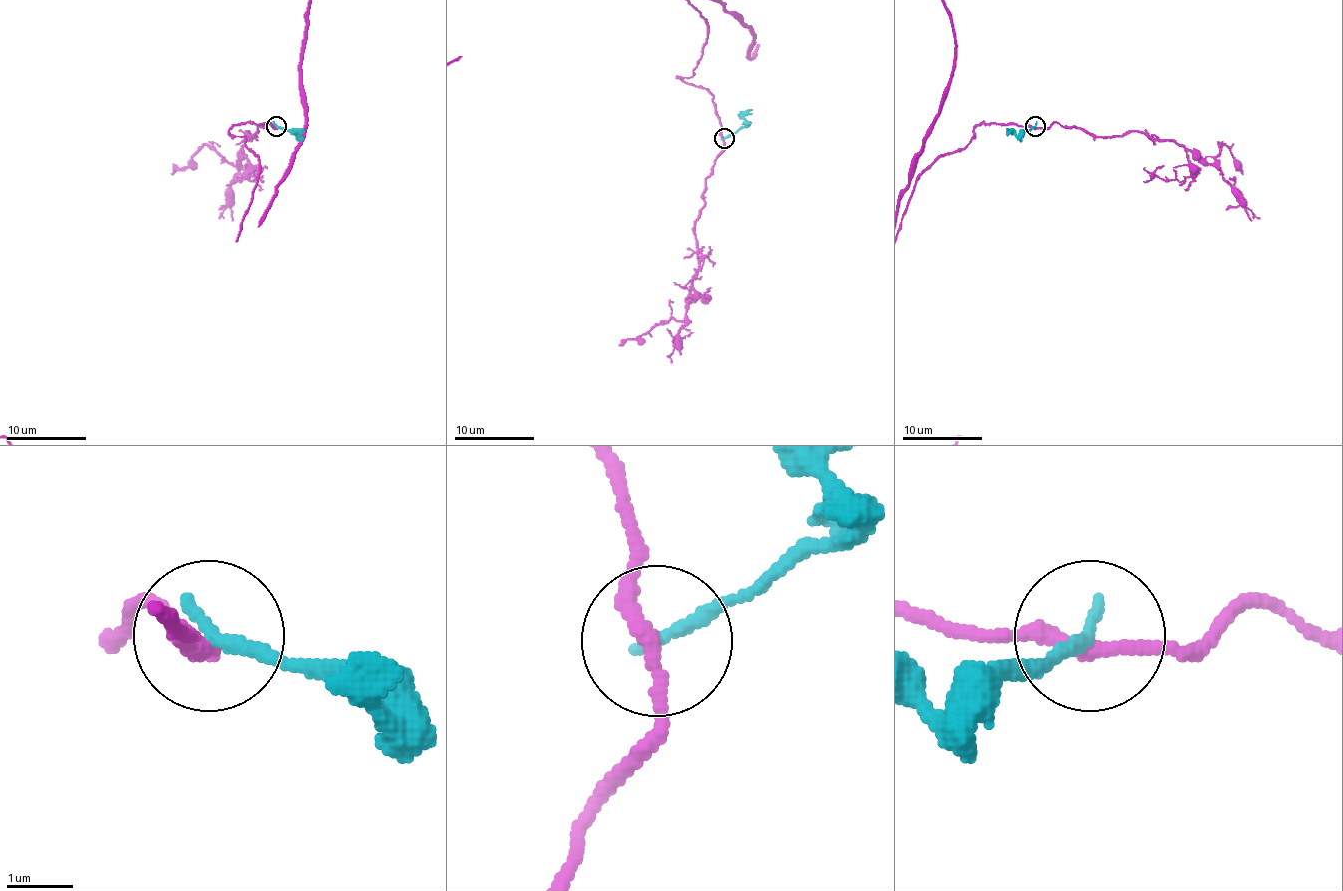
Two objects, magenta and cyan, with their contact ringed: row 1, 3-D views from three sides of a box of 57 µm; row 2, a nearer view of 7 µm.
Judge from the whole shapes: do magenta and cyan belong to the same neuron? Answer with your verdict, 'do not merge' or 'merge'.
do not merge

